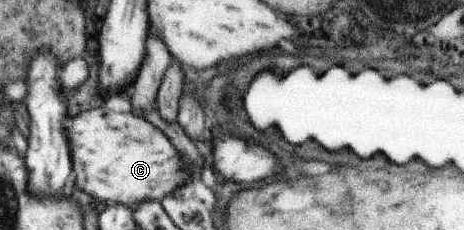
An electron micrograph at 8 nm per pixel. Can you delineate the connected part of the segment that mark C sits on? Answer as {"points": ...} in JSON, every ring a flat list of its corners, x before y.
{"points":[[105,107,82,111,68,121,65,129,75,177,73,185,99,201,113,201,131,208,145,200,161,202,190,178,190,164,182,161,169,138,159,128,155,129,149,120,132,112,117,112]]}

